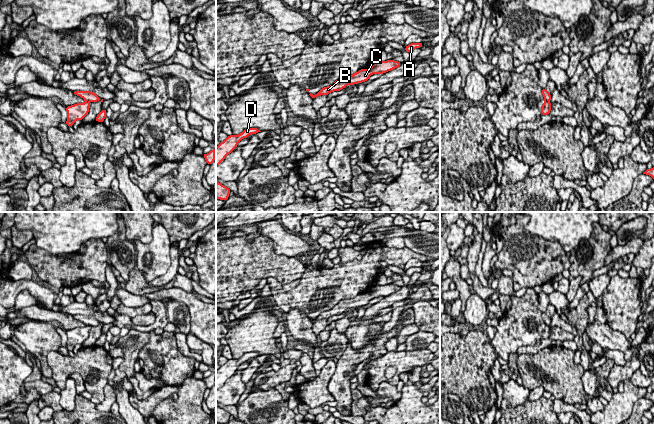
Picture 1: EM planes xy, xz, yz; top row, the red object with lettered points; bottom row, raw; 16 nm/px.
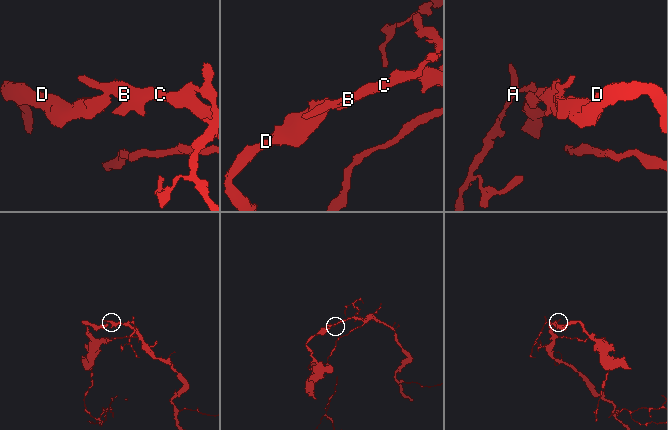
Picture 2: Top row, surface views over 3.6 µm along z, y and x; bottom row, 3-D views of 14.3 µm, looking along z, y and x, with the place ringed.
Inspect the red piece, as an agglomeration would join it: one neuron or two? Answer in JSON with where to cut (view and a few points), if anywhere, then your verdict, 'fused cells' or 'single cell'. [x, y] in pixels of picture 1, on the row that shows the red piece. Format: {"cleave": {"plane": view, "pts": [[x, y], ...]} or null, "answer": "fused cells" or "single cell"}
{"cleave": {"plane": "yz", "pts": [[545, 99], [549, 102]]}, "answer": "fused cells"}

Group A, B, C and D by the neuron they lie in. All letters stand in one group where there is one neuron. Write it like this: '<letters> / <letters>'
A B C / D

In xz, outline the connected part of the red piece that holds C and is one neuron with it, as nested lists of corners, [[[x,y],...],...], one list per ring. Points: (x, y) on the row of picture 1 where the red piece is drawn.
[[[392,59],[387,61],[376,60],[371,64],[371,67],[369,69],[361,69],[352,75],[340,77],[332,85],[324,87],[317,94],[312,95],[311,98],[316,98],[321,95],[327,96],[331,92],[342,90],[347,85],[354,85],[357,83],[359,84],[365,82],[373,74],[383,74],[399,67],[400,65],[401,62],[394,61]]]

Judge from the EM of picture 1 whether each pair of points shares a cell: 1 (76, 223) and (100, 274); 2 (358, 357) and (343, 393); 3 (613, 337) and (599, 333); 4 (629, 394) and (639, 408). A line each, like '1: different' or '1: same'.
1: different
2: same
3: same
4: different

